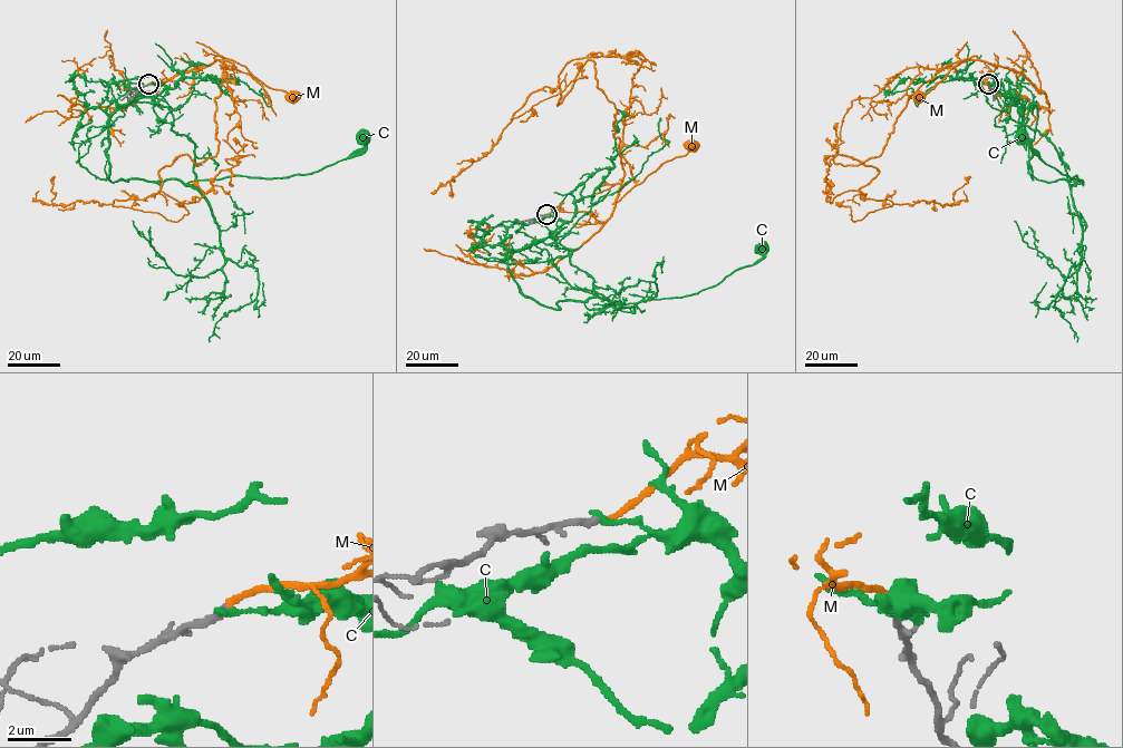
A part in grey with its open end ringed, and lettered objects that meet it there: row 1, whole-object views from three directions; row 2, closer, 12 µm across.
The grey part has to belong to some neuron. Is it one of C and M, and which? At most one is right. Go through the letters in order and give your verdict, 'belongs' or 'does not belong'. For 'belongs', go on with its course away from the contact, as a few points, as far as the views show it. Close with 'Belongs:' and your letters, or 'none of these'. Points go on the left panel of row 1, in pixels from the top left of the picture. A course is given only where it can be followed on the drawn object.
C: does not belong
M: belongs; it runs (148, 84), (167, 80), (190, 84), (194, 73), (219, 56), (243, 65), (267, 86), (293, 97)
Belongs: M

